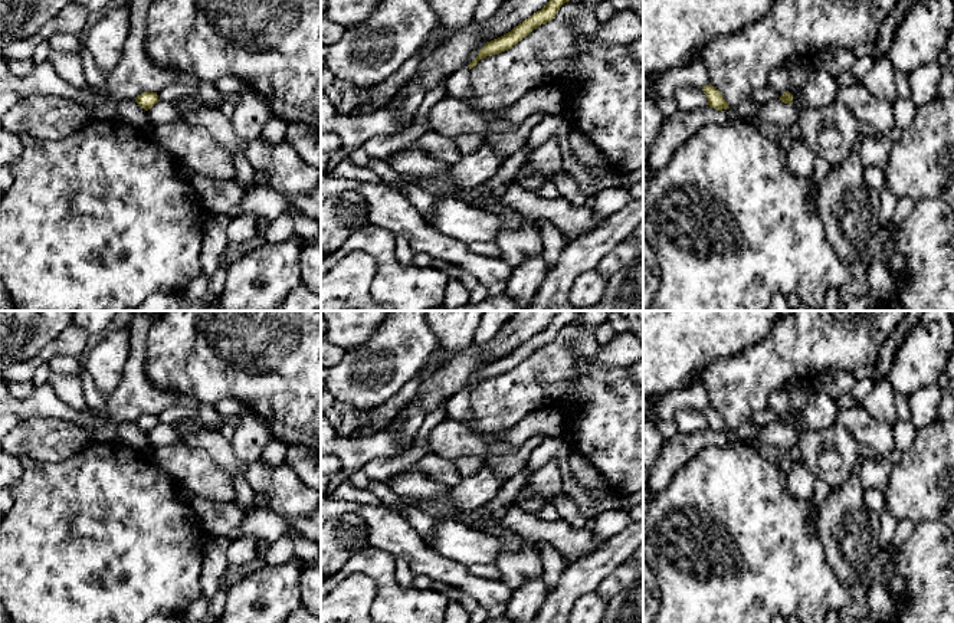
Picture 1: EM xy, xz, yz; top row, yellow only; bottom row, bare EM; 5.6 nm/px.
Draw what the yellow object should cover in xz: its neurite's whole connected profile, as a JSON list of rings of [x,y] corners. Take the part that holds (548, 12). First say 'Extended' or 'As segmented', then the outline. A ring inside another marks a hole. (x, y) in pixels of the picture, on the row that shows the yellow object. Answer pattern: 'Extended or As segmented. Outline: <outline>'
As segmented. Outline: [[[550,0],[541,10],[525,19],[522,23],[515,26],[506,35],[486,42],[479,50],[475,60],[469,62],[469,69],[478,65],[478,62],[486,56],[492,56],[505,52],[528,36],[534,29],[547,22],[553,20],[560,10],[560,7],[570,0]]]

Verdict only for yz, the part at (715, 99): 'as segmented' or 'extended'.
as segmented

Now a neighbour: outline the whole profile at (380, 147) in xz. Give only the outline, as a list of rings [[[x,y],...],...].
[[[410,124],[401,132],[371,137],[364,142],[363,148],[371,158],[386,160],[403,147],[410,147],[427,129],[430,129],[427,124]]]

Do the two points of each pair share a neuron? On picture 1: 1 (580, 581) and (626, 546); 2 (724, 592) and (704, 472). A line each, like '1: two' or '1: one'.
1: one
2: one

